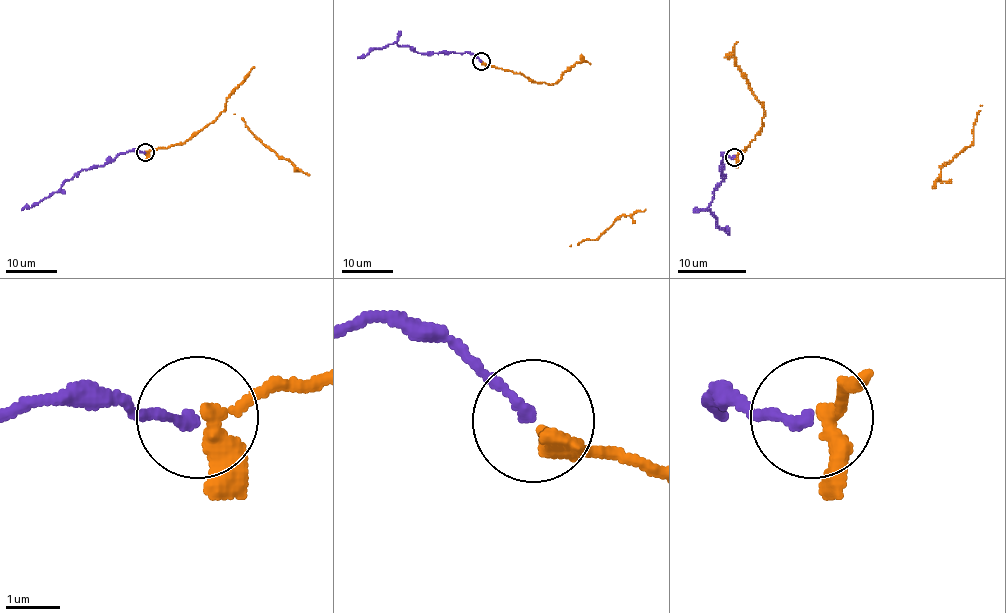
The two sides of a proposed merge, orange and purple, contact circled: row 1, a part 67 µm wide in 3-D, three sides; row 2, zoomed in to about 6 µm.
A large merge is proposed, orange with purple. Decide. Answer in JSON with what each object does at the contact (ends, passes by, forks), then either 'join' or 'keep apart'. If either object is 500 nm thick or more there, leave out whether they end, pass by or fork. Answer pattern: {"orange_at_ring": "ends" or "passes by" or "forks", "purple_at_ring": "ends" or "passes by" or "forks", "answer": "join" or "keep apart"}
{"orange_at_ring": "passes by", "purple_at_ring": "ends", "answer": "join"}

